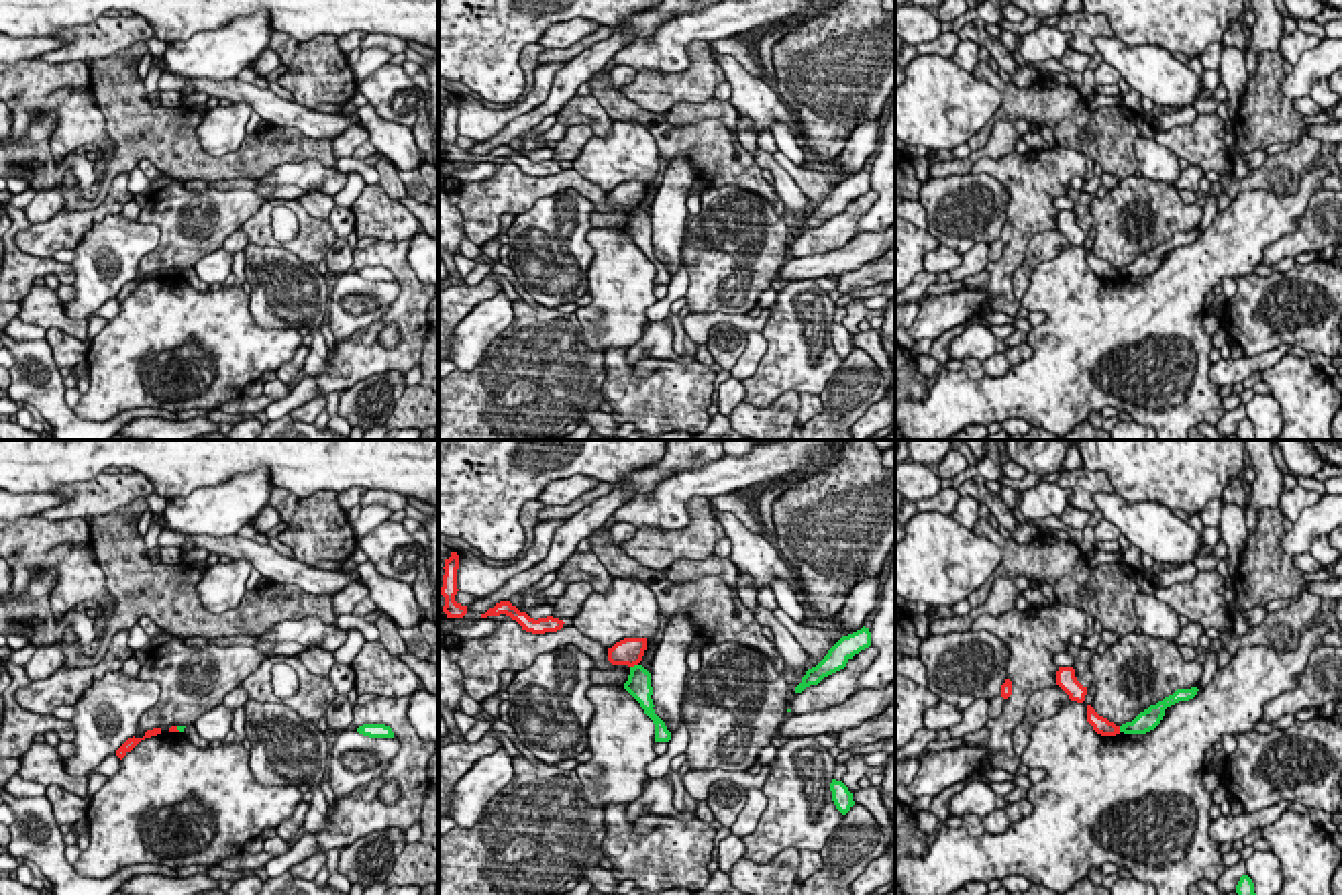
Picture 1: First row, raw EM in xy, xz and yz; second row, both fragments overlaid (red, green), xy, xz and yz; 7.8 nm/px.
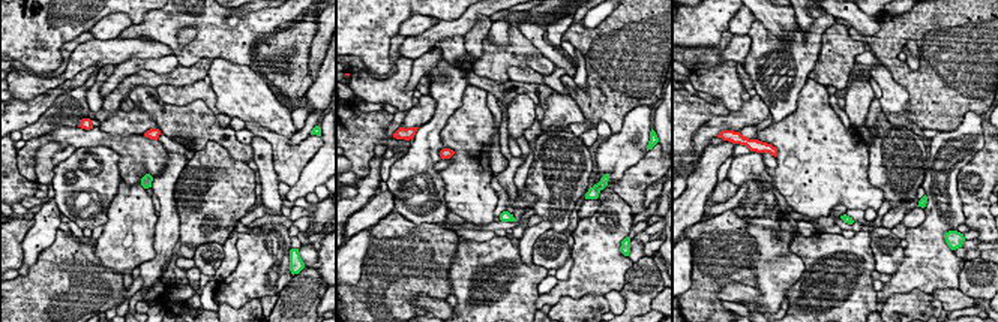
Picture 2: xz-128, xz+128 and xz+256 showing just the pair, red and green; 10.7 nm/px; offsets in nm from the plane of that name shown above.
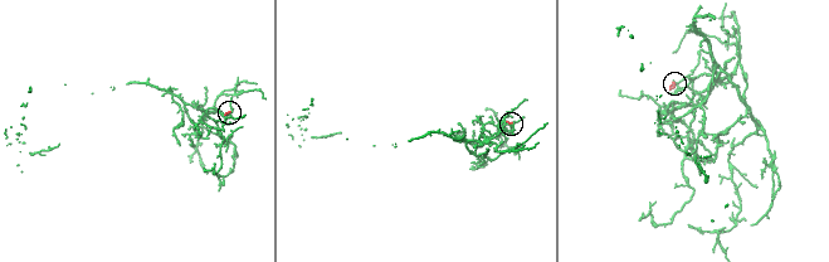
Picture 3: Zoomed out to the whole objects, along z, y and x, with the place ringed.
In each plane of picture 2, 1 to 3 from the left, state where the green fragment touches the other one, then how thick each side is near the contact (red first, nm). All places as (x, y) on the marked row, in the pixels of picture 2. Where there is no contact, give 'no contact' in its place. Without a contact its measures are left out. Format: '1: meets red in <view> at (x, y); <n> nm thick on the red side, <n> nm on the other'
1: no contact
2: no contact
3: no contact

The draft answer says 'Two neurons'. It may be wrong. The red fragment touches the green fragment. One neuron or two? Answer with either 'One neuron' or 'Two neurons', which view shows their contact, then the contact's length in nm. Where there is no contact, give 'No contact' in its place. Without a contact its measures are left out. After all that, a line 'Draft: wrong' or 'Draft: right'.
Two neurons. Touches red in xz. Shared border 70 nm
Draft: right

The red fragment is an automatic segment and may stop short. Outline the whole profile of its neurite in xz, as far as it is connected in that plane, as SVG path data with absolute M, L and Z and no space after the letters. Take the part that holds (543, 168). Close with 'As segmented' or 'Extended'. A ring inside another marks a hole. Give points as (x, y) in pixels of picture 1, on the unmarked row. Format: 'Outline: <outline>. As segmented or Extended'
Outline: M510 145L496 147L485 157L481 157L481 161L500 159L500 157L510 159L512 163L516 163L522 169L522 173L532 175L532 177L557 175L565 167L563 163L553 161L553 159L534 163L526 155L520 155Z. As segmented

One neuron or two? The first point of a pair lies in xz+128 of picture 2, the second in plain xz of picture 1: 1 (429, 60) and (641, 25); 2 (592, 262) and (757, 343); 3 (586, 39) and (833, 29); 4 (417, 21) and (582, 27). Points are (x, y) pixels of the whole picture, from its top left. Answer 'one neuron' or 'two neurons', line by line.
1: one neuron
2: two neurons
3: one neuron
4: one neuron

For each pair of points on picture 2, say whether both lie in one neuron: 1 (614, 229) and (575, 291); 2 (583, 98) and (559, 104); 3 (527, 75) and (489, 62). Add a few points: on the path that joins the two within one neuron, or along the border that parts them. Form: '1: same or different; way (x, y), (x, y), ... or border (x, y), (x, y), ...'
1: same; way (599, 244), (596, 247), (596, 267), (587, 276)
2: different; border (569, 95), (580, 108), (584, 123)
3: different; border (529, 68), (511, 68), (508, 78)

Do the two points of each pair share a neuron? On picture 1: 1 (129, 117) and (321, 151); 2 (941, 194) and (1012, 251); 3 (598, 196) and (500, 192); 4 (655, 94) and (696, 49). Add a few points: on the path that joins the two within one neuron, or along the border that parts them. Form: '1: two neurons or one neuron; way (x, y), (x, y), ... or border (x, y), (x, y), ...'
1: one neuron; way (176, 149), (200, 166), (237, 166), (274, 149)
2: two neurons; border (988, 176), (994, 176), (1008, 194), (1008, 221)
3: one neuron; way (574, 182), (525, 190)
4: one neuron; way (669, 88), (676, 88), (696, 64)

